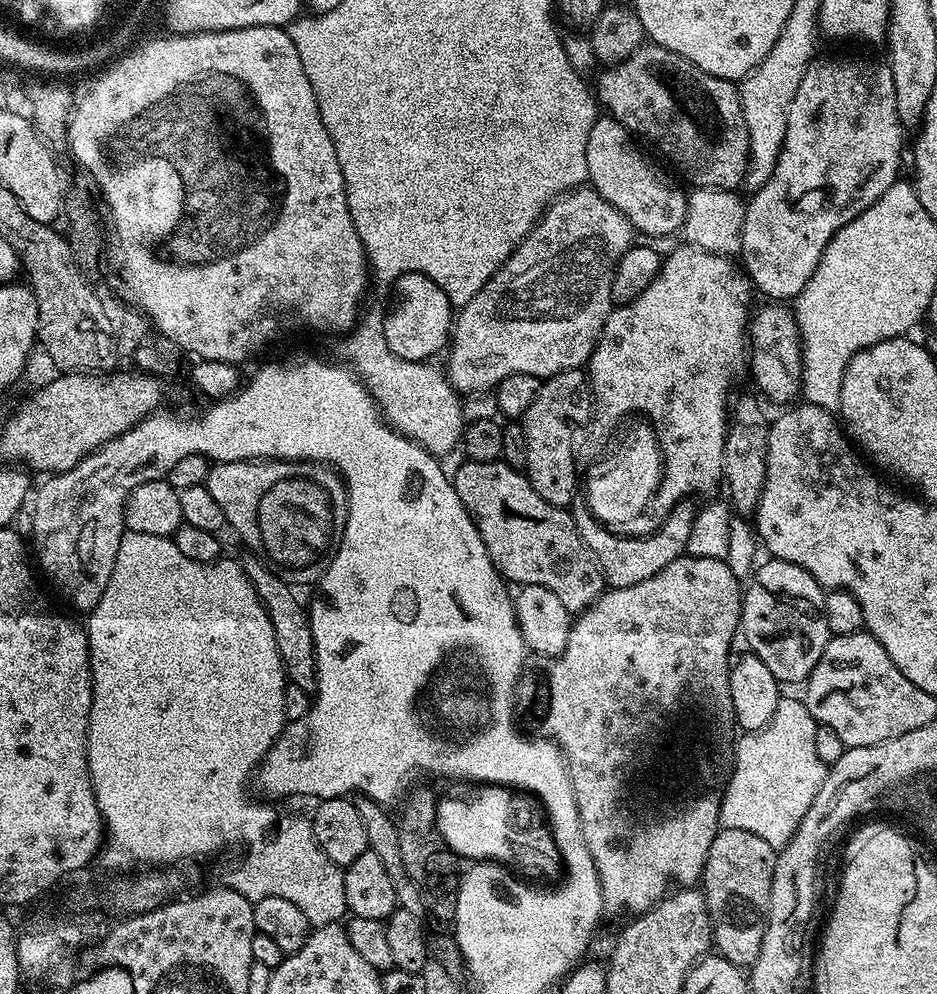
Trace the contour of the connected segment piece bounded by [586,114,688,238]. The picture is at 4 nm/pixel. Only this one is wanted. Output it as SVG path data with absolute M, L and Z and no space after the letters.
M601 115L590 129L590 139L586 142L587 183L599 196L606 198L610 206L618 209L637 233L645 232L648 238L671 237L684 227L688 196L658 165L648 161L647 154L639 146L629 129L611 116Z

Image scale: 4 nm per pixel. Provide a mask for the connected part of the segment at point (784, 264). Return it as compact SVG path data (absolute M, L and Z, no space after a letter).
M813 59L806 70L806 74L802 74L802 82L798 82L794 102L790 102L790 110L786 114L786 138L780 147L776 165L767 182L751 193L752 201L750 199L747 201L745 222L742 224L741 248L738 253L739 259L742 261L742 267L747 272L753 289L757 293L765 292L768 295L767 299L772 302L795 301L806 286L806 282L810 282L810 278L814 274L814 270L818 266L830 238L834 238L834 234L838 234L838 230L842 230L842 226L846 226L846 222L858 218L858 214L862 214L862 210L874 206L874 202L878 202L878 198L882 198L887 192L891 192L892 185L897 183L899 177L896 175L900 172L900 147L904 144L905 133L901 129L898 106L894 102L892 69L884 62L871 64L868 60L820 59Z

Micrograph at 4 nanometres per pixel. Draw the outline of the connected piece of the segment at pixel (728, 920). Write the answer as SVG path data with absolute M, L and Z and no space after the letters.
M721 827L717 832L714 842L710 842L710 854L706 854L702 891L708 920L712 923L712 943L719 955L743 969L752 965L762 950L762 938L765 930L768 929L765 905L770 898L777 855L777 849L772 848L770 842L758 838L758 834L750 834L750 830L734 830L726 827Z

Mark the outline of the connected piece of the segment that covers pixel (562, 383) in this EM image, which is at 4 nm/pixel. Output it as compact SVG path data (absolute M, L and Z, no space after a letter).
M580 368L555 372L541 383L538 398L534 398L530 410L522 418L526 434L526 466L523 471L530 486L550 502L550 506L568 508L578 495L578 460L572 453L572 428L568 419L572 416L572 403L580 391L587 389L587 375Z

